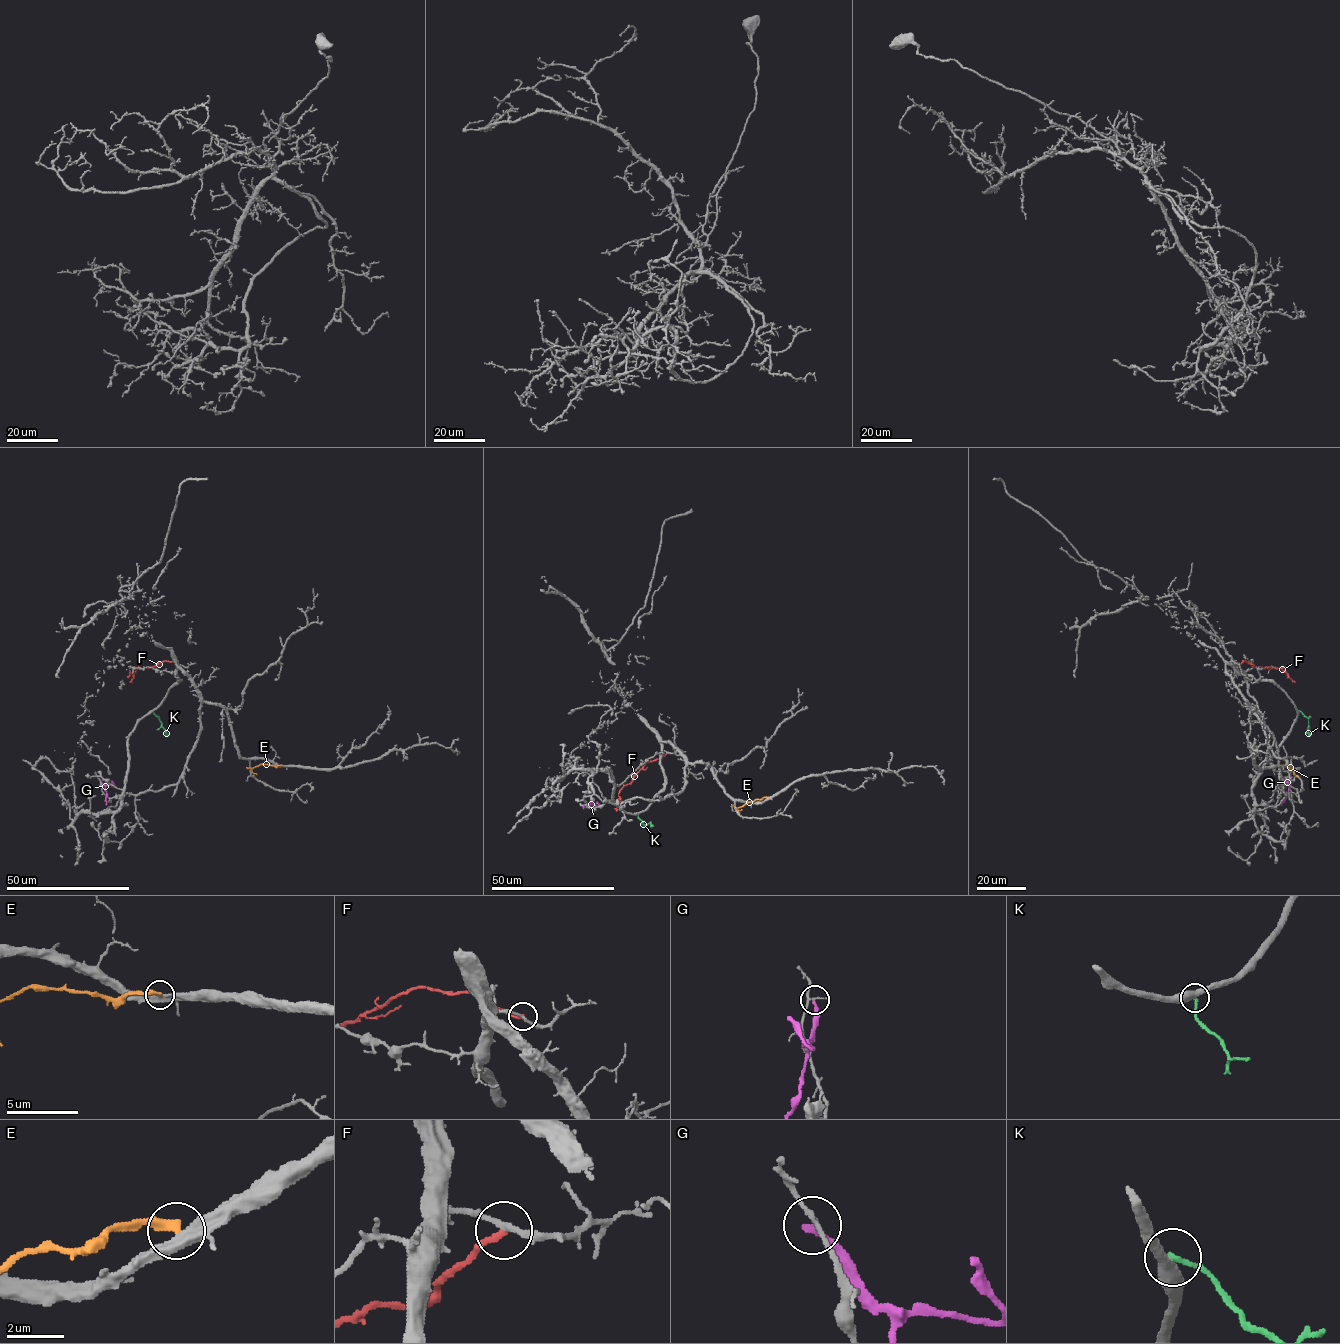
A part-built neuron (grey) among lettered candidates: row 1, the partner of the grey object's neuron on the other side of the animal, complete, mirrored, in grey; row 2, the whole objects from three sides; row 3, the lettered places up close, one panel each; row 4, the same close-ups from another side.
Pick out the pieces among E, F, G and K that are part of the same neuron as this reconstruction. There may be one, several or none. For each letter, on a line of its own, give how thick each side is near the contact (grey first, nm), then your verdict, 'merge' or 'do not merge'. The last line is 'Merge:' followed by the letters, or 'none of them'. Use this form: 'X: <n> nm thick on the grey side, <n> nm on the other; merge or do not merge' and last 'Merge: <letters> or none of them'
E: 360 nm thick on the grey side, 320 nm on the other; do not merge
F: 180 nm thick on the grey side, 240 nm on the other; do not merge
G: 150 nm thick on the grey side, 220 nm on the other; do not merge
K: 480 nm thick on the grey side, 190 nm on the other; do not merge
Merge: none of them

